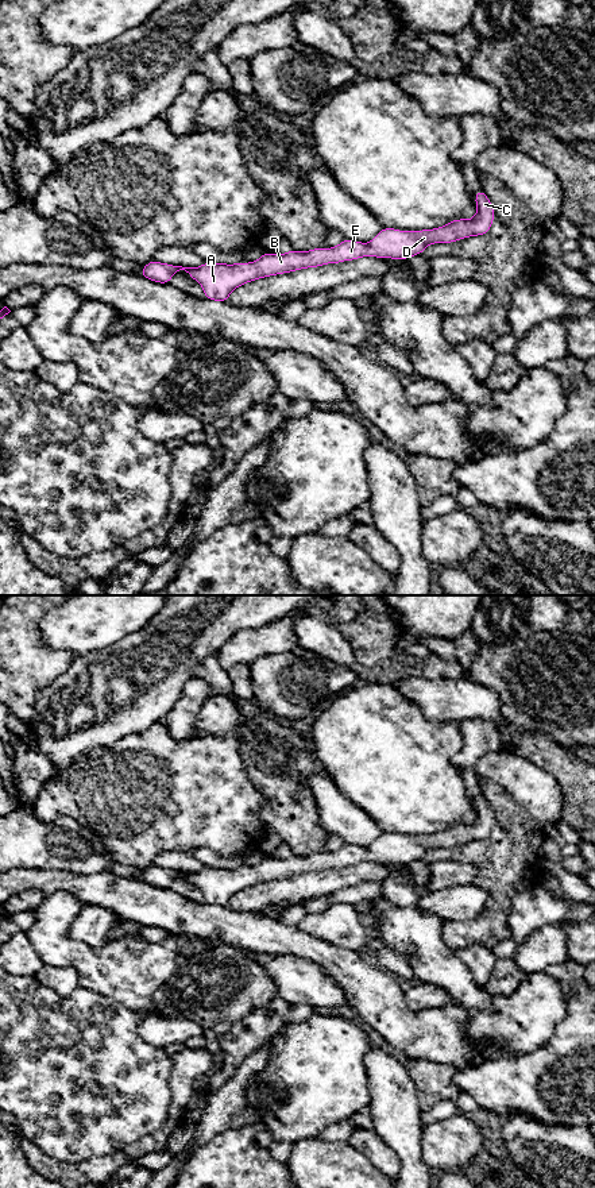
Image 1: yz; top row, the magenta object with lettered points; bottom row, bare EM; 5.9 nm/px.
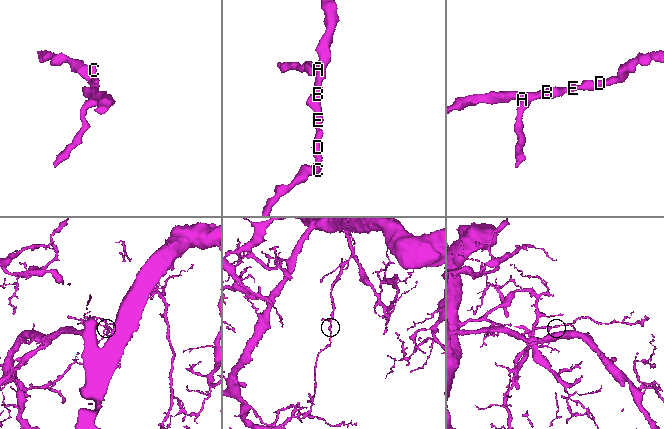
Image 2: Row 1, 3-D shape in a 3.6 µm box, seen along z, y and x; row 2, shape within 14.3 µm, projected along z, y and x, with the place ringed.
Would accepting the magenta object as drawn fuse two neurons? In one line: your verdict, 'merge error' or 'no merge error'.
no merge error

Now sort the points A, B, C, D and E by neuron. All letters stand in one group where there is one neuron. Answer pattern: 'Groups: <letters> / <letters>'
Groups: A B C D E

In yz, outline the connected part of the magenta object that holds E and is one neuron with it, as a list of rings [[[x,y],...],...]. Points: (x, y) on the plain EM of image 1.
[[[482,794],[475,799],[475,809],[478,817],[470,825],[456,824],[440,833],[421,836],[382,833],[368,849],[345,842],[332,853],[291,855],[286,859],[264,857],[251,868],[205,867],[200,872],[182,872],[150,865],[139,880],[158,888],[170,888],[177,876],[185,875],[202,891],[205,903],[225,907],[236,892],[264,882],[353,865],[367,860],[401,865],[422,859],[425,852],[433,848],[452,848],[470,841],[484,840],[490,836],[495,824],[495,815]]]

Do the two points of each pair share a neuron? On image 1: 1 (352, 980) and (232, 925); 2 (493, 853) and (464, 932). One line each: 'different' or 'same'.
1: same
2: same

